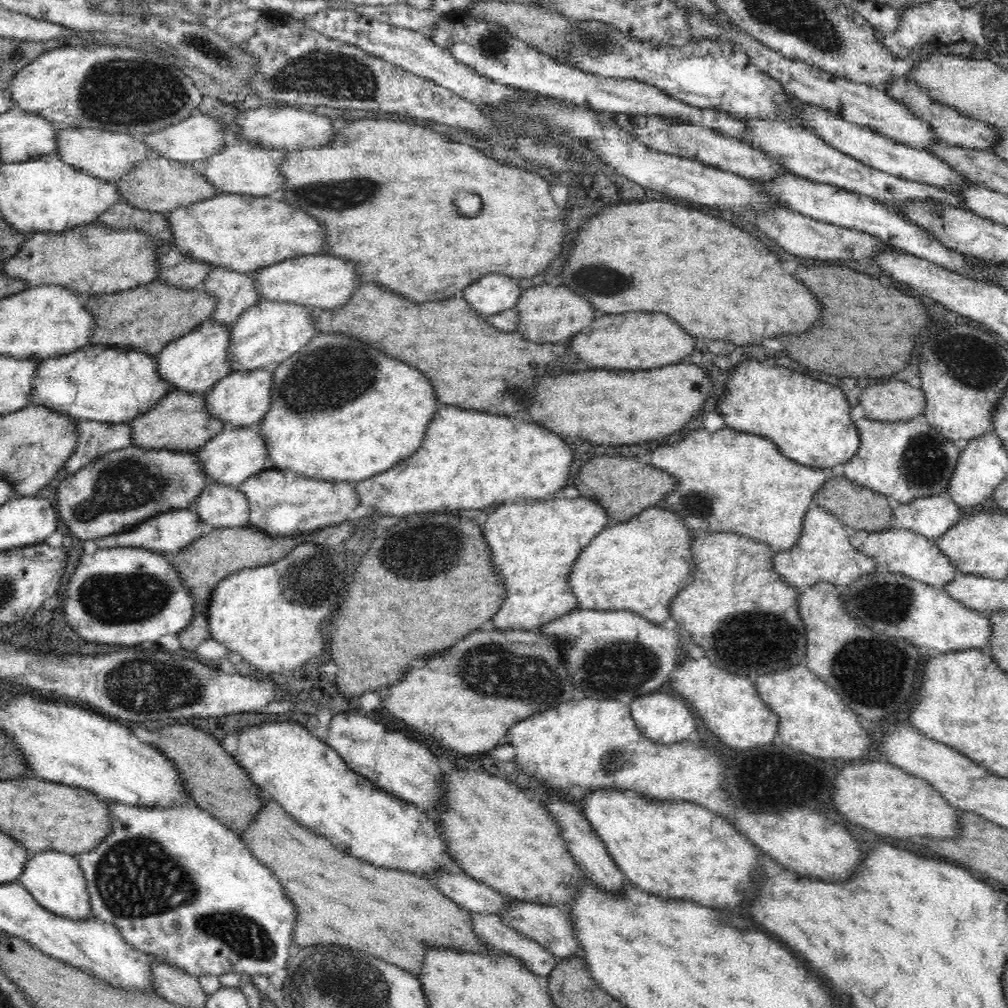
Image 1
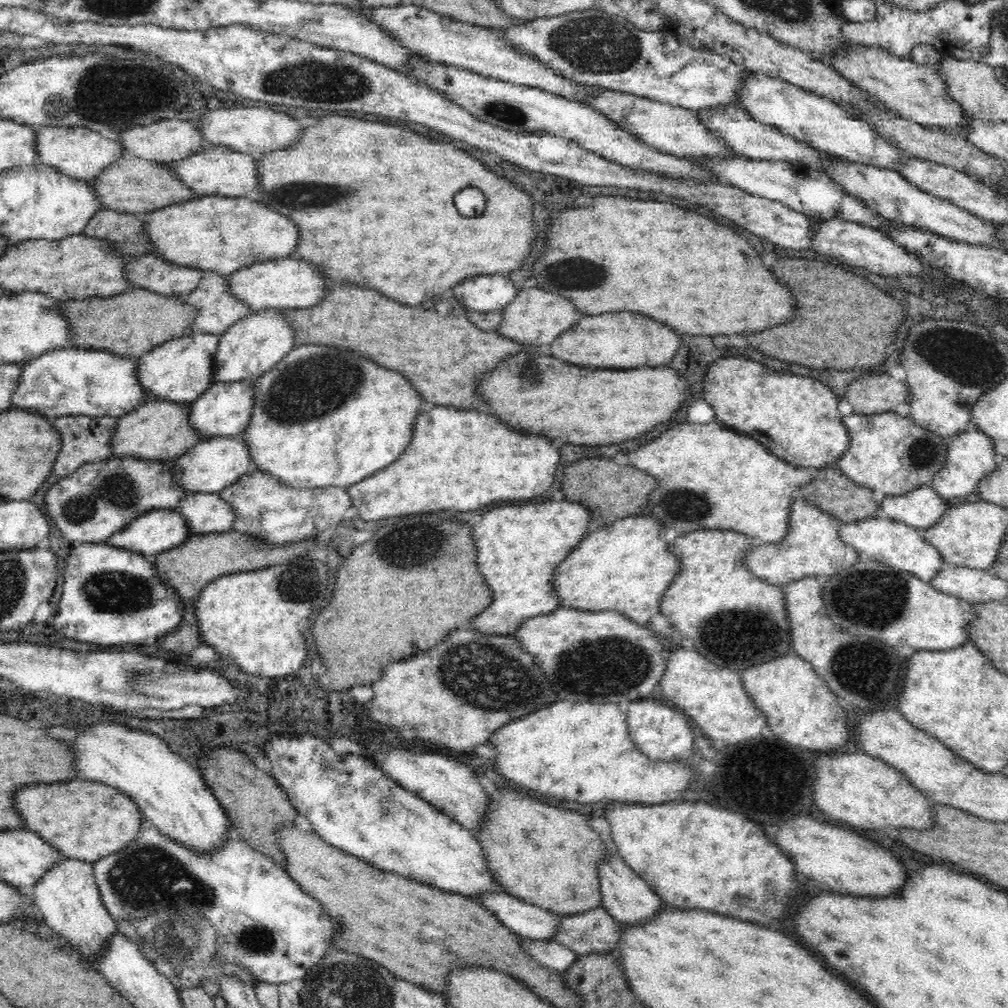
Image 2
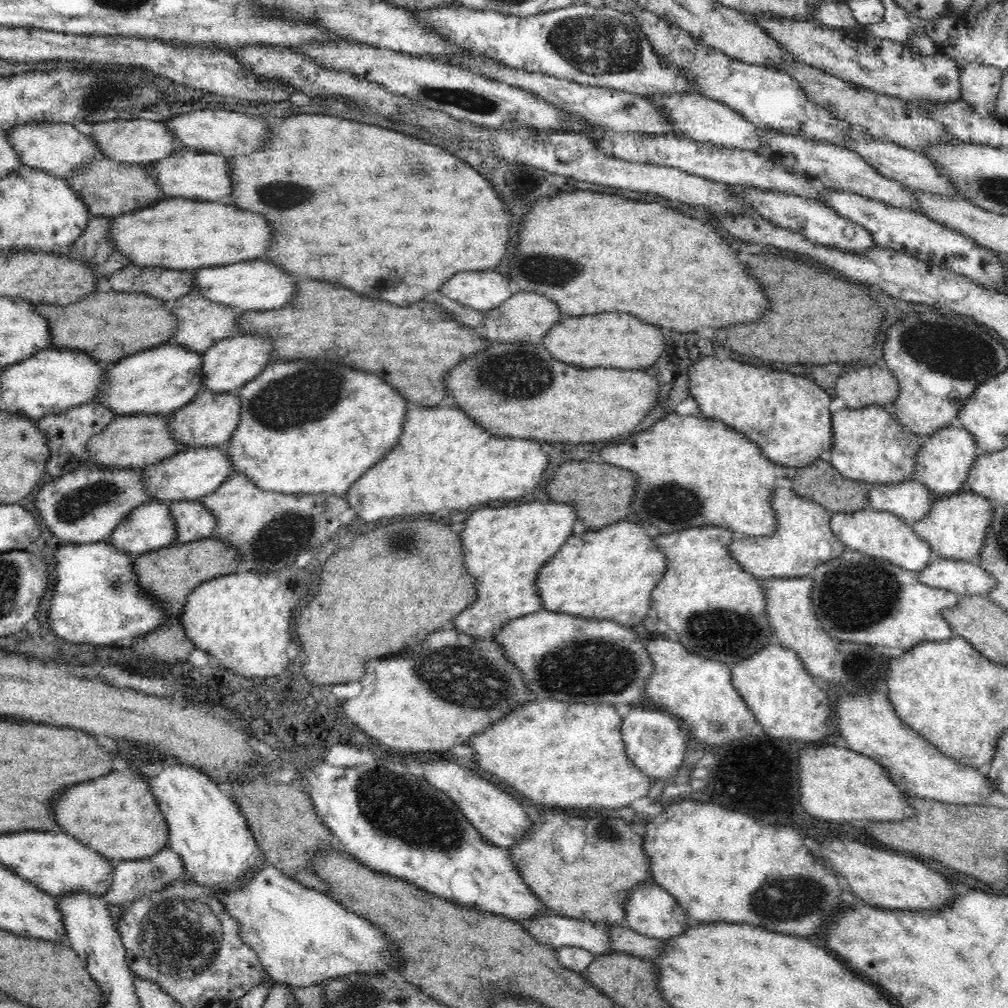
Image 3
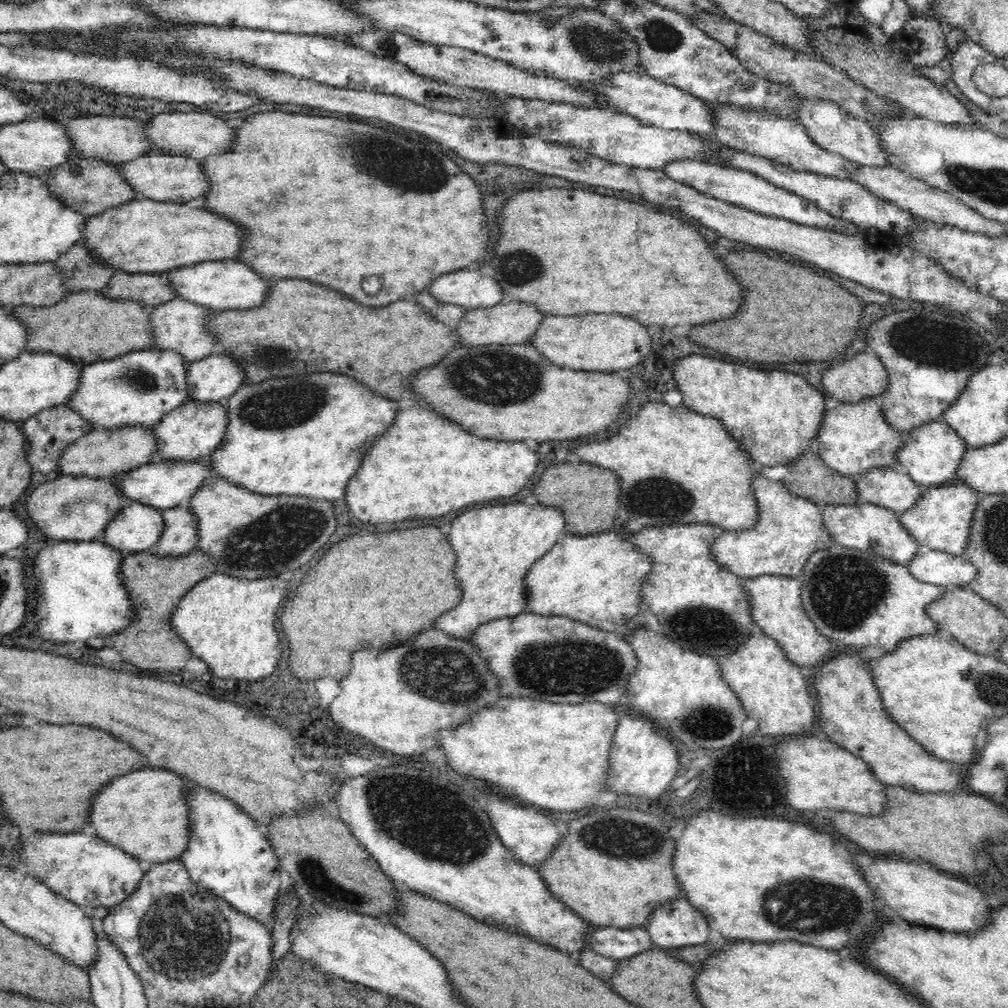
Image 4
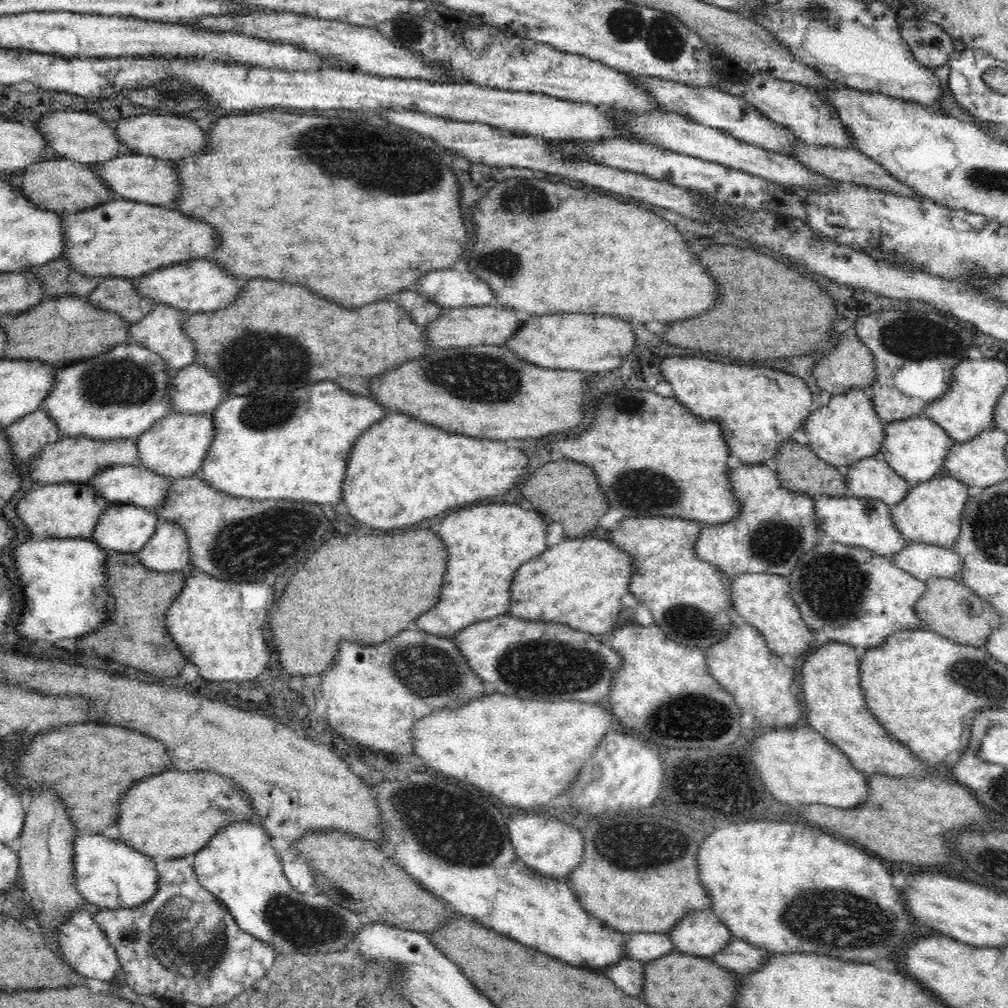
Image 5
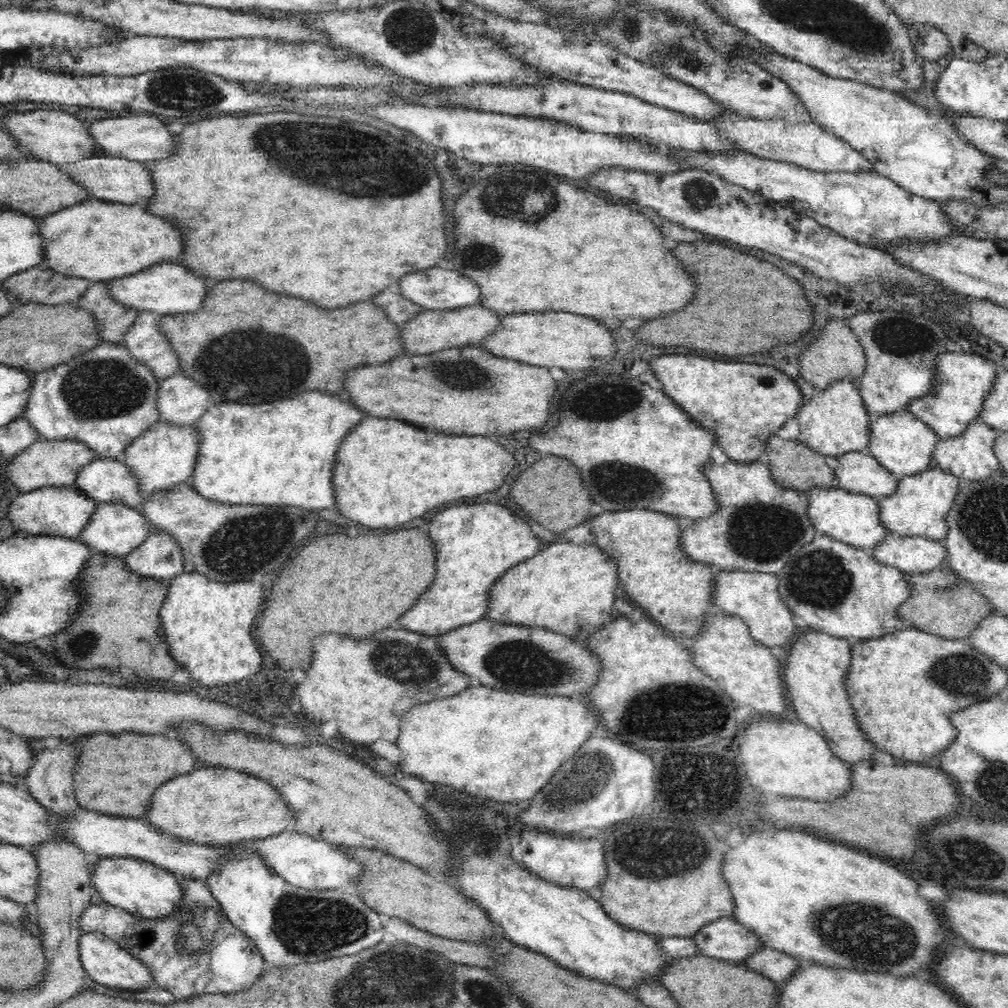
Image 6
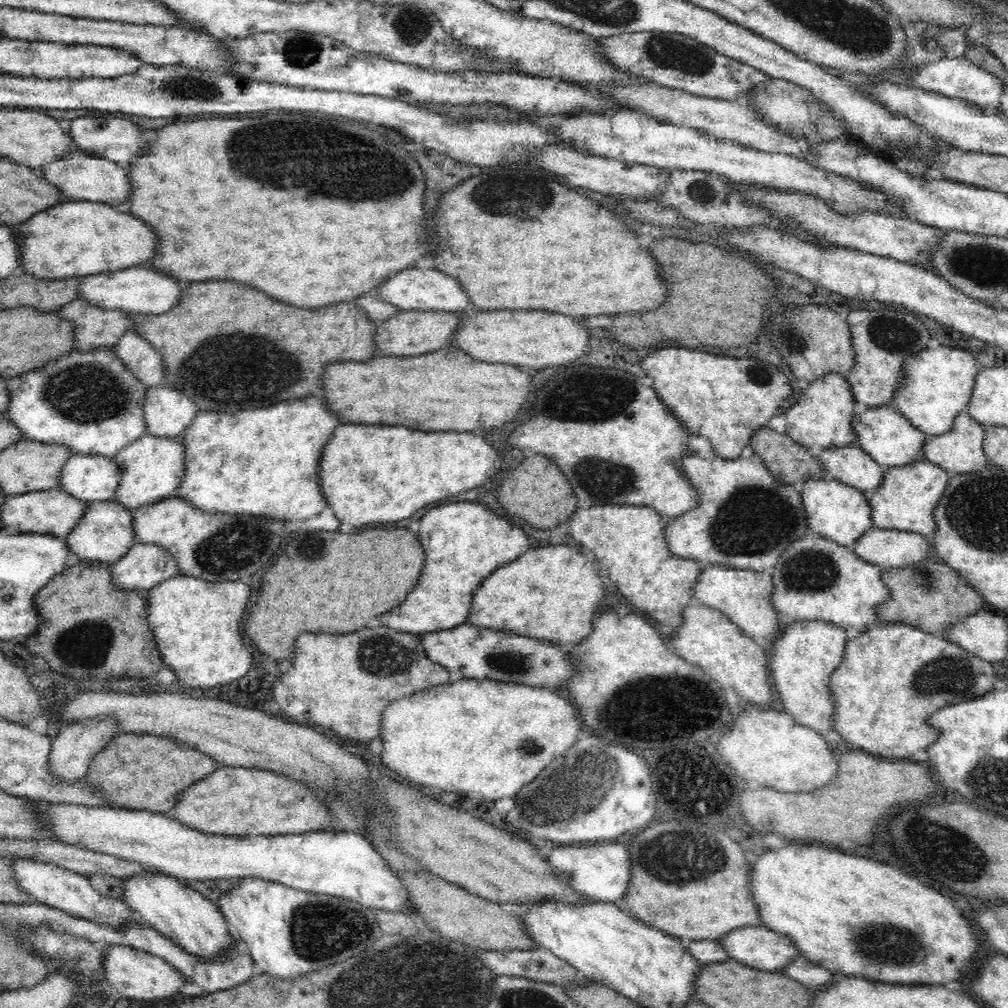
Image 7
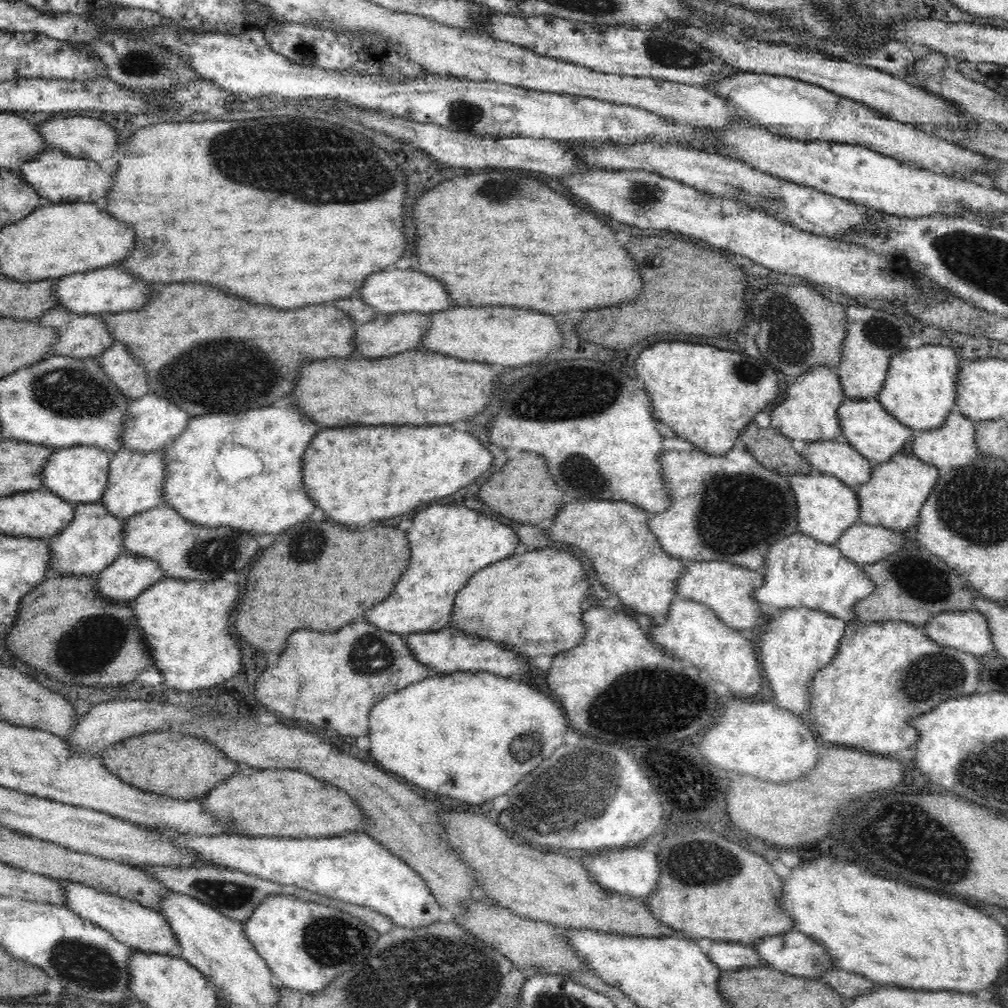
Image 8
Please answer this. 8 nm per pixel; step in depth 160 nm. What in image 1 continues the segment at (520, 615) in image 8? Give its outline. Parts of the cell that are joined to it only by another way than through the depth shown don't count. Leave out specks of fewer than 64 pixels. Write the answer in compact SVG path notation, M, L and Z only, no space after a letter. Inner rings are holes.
M658 508L644 510L624 524L606 528L584 548L570 572L570 586L578 598L578 609L632 610L654 624L664 622L670 618L670 604L674 596L680 592L680 588L686 588L693 581L692 572L695 571L696 563L690 546L694 539L690 538L690 530L679 514Z

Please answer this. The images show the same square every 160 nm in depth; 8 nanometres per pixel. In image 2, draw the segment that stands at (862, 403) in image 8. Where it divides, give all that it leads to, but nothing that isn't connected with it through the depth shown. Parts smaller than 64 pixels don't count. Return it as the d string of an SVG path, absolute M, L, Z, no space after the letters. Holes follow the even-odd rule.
M969 429L953 437L947 448L945 467L936 473L930 486L946 501L952 503L964 502L976 498L976 490L980 481L990 476L1004 461L993 447L993 440L984 432L977 429Z

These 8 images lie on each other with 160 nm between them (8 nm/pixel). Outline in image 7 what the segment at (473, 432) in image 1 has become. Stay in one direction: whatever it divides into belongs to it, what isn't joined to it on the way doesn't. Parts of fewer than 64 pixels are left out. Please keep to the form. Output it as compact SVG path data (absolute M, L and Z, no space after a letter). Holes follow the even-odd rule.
M344 424L334 432L324 448L320 486L338 520L364 526L372 522L398 522L410 518L428 504L486 484L500 472L500 466L502 458L498 452L484 436L474 436L472 432L418 432L386 424Z

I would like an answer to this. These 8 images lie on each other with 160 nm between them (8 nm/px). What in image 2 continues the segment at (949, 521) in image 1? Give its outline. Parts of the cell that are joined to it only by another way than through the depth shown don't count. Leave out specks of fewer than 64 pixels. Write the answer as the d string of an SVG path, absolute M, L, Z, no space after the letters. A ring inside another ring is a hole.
M926 484L903 495L886 495L877 516L900 521L925 532L944 516L950 504L932 486Z

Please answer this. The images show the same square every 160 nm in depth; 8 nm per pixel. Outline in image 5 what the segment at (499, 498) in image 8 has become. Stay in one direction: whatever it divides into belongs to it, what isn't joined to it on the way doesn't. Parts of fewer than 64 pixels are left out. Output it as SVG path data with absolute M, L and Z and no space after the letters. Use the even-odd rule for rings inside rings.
M548 462L542 468L538 468L530 480L522 488L522 496L528 498L548 524L552 522L564 522L566 536L584 536L599 527L600 518L608 510L606 496L600 490L600 484L596 480L596 474L592 468L576 462Z

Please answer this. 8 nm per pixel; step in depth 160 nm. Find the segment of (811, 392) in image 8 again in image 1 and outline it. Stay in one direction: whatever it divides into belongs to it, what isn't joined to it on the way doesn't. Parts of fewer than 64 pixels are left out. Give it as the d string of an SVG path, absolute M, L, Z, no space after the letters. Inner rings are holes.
M922 415L907 421L856 421L860 433L858 452L844 463L845 477L856 485L886 495L892 507L920 497L946 492L962 450Z

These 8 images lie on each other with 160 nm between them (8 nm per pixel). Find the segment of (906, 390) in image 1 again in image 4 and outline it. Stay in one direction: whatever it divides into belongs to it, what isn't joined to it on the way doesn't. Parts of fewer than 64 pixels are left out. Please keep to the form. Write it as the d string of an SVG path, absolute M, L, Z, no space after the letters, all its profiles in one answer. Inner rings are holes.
M862 352L826 370L822 382L829 396L842 403L856 404L866 397L883 397L889 385L889 374L878 357Z

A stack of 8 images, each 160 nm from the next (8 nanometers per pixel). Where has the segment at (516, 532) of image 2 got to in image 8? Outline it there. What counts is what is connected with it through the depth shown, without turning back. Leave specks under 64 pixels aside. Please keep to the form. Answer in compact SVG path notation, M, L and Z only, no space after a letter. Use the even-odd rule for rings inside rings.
M454 504L452 506L430 506L428 510L418 512L414 516L412 528L408 530L408 538L410 538L412 560L410 560L406 574L396 584L396 590L392 592L392 596L388 600L380 602L376 608L372 608L366 614L370 624L374 624L382 630L388 630L394 634L406 634L406 636L414 633L439 631L450 626L454 600L456 600L456 594L464 588L464 584L468 584L468 580L478 570L512 556L520 542L516 532L510 526L496 522L484 514L478 514L472 508L454 506Z

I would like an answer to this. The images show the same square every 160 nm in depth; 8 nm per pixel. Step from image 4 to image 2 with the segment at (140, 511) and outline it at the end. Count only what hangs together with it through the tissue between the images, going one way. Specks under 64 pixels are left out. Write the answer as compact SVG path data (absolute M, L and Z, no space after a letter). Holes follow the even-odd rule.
M158 509L136 517L124 530L108 537L108 544L153 558L179 547L191 536L191 527L177 509Z

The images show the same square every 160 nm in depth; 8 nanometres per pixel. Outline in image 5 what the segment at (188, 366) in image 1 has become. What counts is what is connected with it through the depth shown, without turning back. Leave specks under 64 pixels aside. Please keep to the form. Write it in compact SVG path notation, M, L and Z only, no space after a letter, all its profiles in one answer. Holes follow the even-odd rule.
M132 342L119 344L98 358L59 368L55 374L56 390L48 395L41 407L48 411L66 437L86 436L100 440L139 439L157 420L164 418L172 410L171 380L176 372L171 370L159 354L149 348Z

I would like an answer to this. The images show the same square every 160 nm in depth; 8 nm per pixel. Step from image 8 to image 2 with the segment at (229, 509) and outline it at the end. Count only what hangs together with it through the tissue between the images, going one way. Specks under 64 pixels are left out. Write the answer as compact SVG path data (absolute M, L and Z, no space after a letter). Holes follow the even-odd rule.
M316 344L296 346L272 370L265 372L264 376L261 376L256 383L258 388L255 392L255 407L249 425L242 435L245 437L252 455L254 468L271 474L273 478L277 478L280 482L294 488L322 488L324 486L347 488L372 476L374 472L386 468L388 464L396 462L404 454L404 448L408 448L408 444L412 440L414 422L416 422L416 416L418 416L420 406L422 406L418 392L412 388L412 384L408 384L408 380L404 376L400 376L400 372L382 368L372 360L366 360L358 354L350 354L348 350L338 350L338 360L336 360L336 368L334 368L334 348L324 348L324 346L316 346Z

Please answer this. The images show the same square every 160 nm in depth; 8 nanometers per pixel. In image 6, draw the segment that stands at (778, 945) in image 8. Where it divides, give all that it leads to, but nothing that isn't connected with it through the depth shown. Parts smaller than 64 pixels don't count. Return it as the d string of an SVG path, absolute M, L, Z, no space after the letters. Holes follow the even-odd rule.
M726 916L704 922L690 939L700 954L736 963L762 946L762 941L750 929Z

